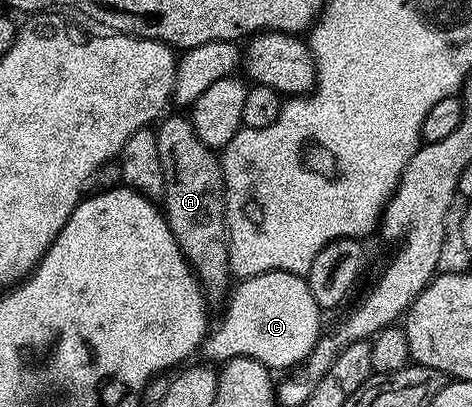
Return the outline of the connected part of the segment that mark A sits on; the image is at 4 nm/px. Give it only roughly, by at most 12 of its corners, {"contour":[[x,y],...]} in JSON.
{"contour":[[188,115],[155,128],[165,221],[210,301],[231,288],[225,180]]}

